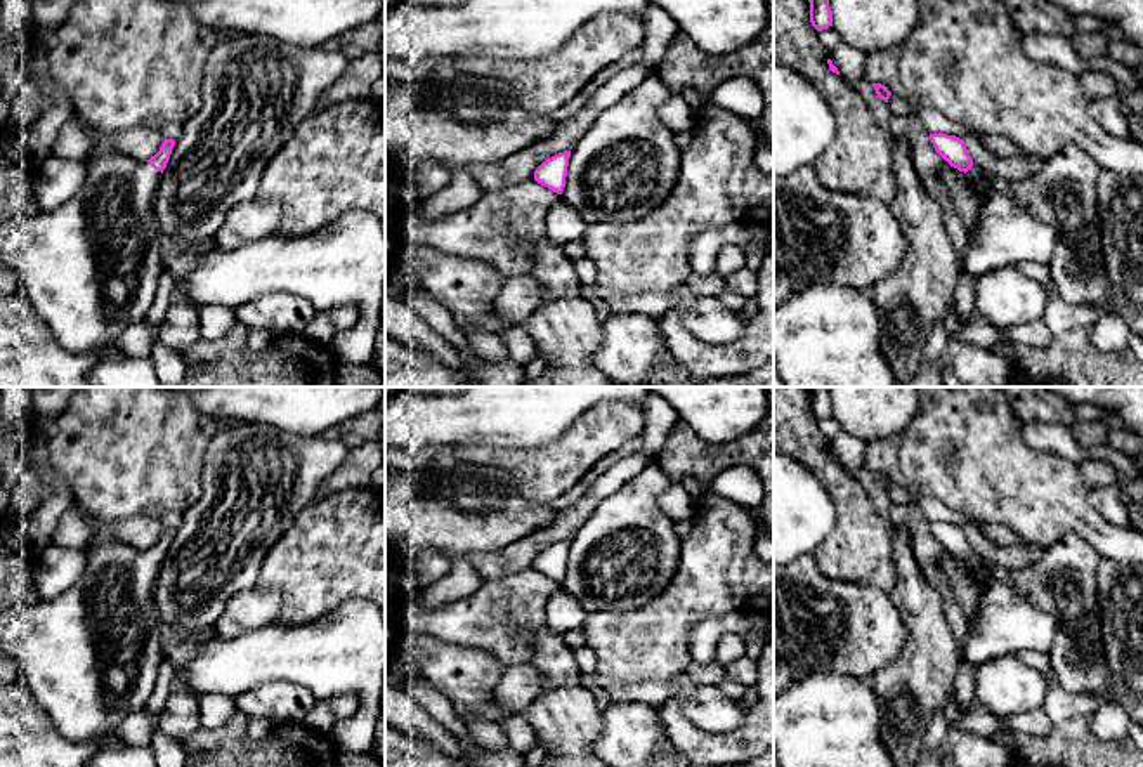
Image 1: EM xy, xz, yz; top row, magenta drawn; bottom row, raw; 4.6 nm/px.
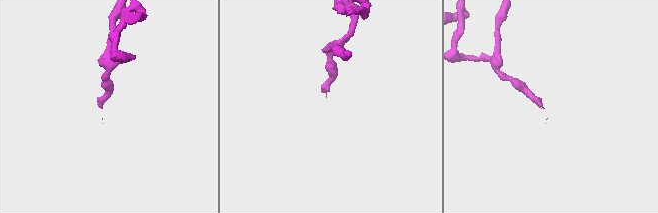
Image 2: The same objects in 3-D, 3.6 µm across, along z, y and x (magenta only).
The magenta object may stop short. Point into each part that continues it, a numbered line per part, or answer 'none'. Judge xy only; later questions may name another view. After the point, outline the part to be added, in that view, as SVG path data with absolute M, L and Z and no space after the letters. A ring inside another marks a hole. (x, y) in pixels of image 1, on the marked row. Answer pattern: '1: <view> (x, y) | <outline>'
1: xy (91, 268) | M108 153L87 161L82 189L61 206L31 217L14 217L0 226L0 260L16 271L31 305L54 338L68 351L83 354L113 344L121 331L144 321L154 302L160 276L167 272L154 213L161 172L130 154Z

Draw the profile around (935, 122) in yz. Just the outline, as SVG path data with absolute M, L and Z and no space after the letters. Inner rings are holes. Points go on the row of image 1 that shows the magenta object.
M918 106L916 109L928 134L942 132L947 135L956 135L959 139L964 139L970 132L973 132L966 128L964 125L949 120L947 116L944 116L942 113L935 109L921 108L921 106Z

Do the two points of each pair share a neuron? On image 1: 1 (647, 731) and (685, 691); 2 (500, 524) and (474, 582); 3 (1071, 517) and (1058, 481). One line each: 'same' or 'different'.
1: different
2: different
3: same

